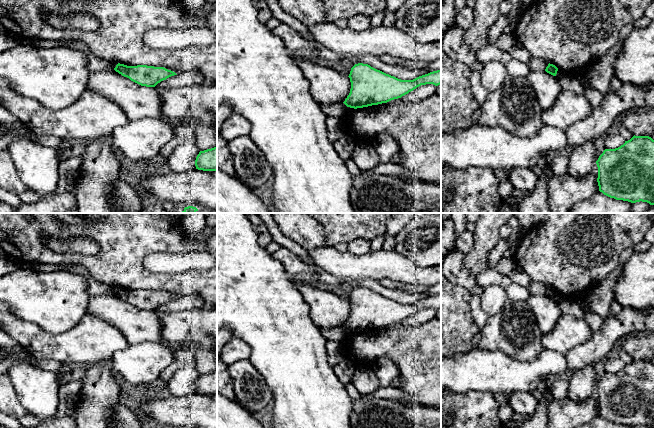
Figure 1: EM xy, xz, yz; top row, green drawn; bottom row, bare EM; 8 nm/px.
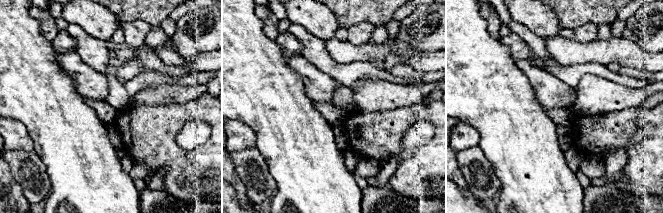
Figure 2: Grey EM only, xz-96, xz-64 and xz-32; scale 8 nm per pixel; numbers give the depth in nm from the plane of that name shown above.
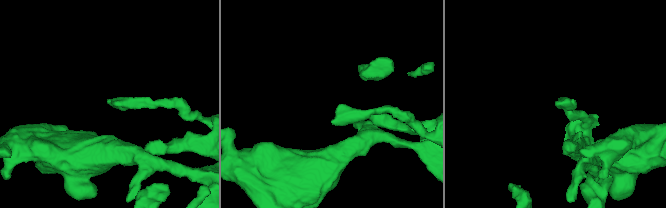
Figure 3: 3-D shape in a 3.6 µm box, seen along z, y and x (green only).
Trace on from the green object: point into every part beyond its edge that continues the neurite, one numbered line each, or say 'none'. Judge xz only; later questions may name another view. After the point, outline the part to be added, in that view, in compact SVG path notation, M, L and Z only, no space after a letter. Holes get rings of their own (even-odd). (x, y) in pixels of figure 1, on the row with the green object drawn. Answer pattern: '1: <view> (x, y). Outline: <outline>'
none

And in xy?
none

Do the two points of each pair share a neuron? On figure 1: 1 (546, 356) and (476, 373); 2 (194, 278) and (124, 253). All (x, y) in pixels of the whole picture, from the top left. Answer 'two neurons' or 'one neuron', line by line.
1: one neuron
2: one neuron

